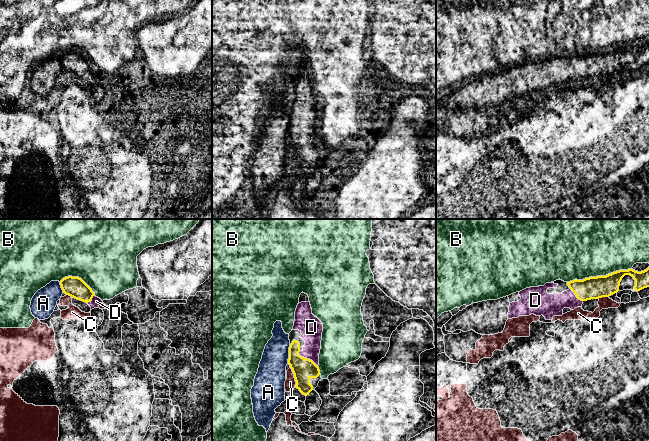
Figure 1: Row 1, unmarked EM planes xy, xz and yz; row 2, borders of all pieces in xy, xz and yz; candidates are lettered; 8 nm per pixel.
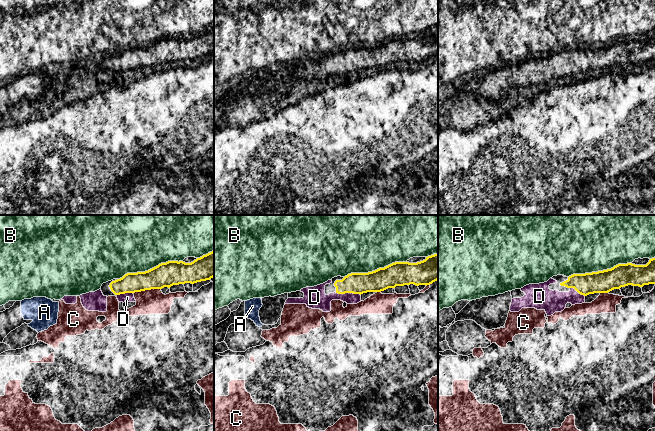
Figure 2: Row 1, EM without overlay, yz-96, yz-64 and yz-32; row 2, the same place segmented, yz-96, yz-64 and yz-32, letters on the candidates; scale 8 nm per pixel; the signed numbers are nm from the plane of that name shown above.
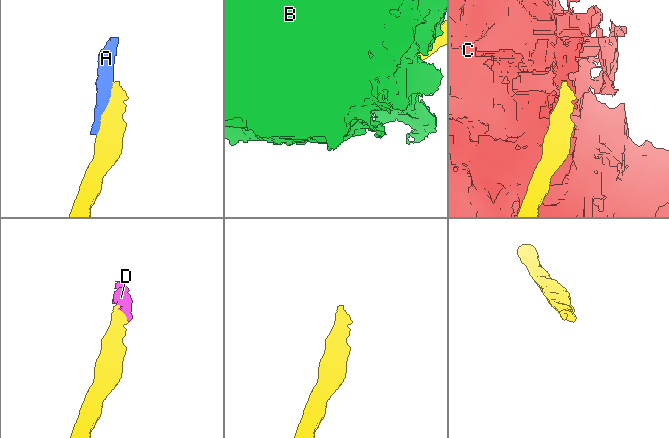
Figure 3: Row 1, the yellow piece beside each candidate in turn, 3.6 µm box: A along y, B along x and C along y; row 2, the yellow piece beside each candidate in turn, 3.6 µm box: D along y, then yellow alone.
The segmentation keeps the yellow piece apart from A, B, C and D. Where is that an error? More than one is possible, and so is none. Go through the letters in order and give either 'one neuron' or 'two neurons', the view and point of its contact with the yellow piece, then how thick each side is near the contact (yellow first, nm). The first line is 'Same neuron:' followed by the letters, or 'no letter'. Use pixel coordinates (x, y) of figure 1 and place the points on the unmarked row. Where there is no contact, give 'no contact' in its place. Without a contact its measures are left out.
Same neuron: D
A: two neurons; contact xz (289, 130); calibres 180 and 240 nm
B: two neurons; contact yz (598, 52); calibres 180 and 440 nm
C: two neurons; contact xz (294, 153); calibres 180 and 90 nm
D: one neuron; contact xz (306, 134); calibres 180 and 170 nm

